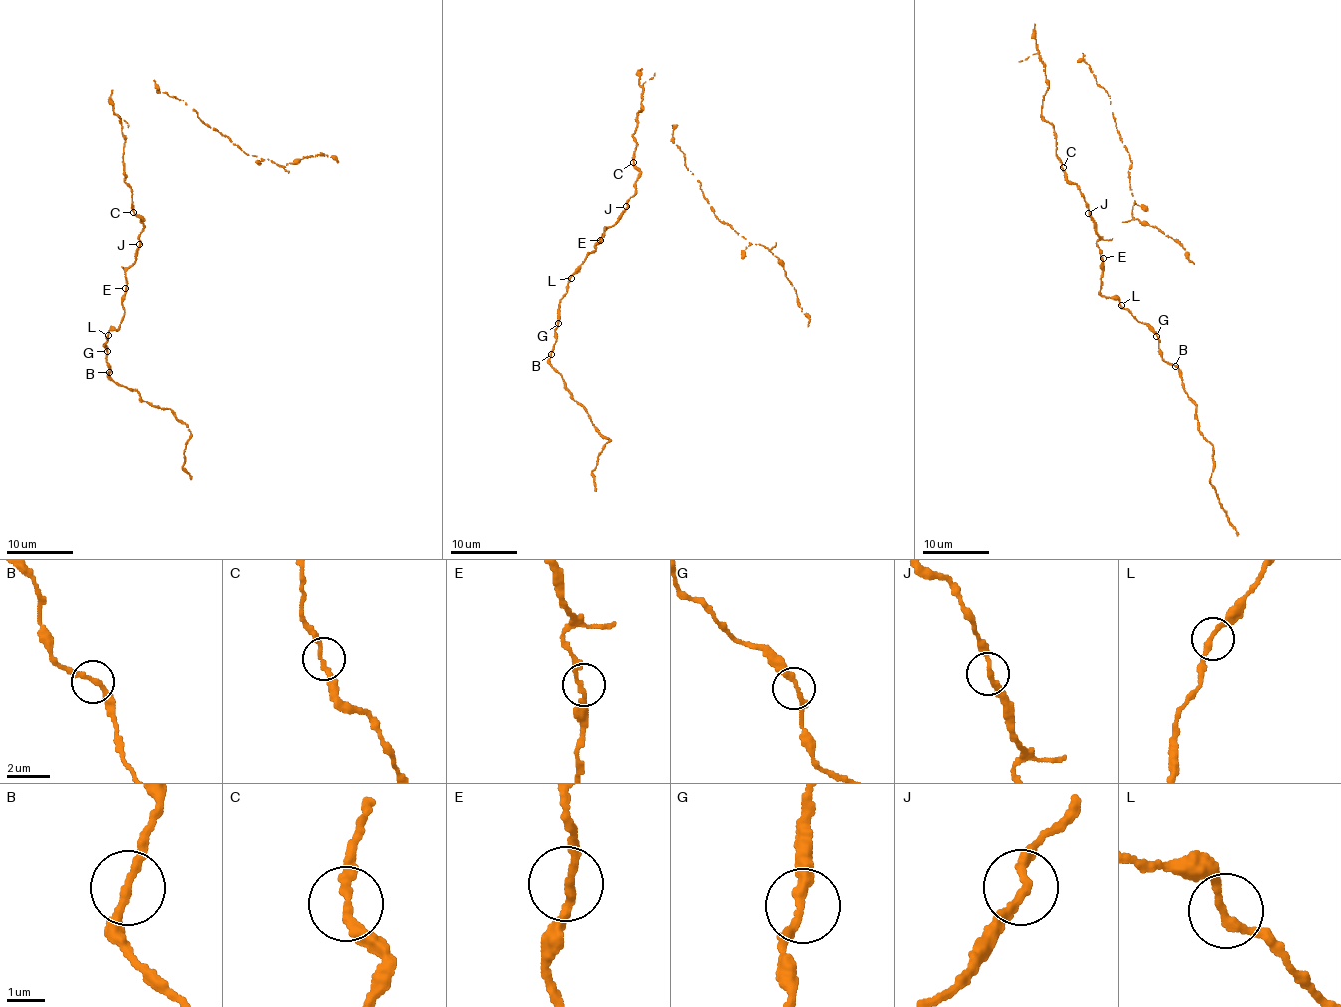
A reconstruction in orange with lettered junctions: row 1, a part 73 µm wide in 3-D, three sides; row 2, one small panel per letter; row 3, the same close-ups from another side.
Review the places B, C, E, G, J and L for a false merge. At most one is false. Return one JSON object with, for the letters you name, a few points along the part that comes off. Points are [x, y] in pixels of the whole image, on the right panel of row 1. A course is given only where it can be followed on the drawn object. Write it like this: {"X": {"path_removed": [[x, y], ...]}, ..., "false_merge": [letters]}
{"false_merge": []}

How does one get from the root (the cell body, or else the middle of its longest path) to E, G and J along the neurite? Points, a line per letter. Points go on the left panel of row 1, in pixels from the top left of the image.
E: (143, 218), (135, 260), (126, 270), (125, 288)
G: (143, 218), (135, 260), (126, 270), (122, 301), (125, 314), (120, 328), (108, 333), (103, 345), (107, 351)
J: (143, 218), (139, 244)

